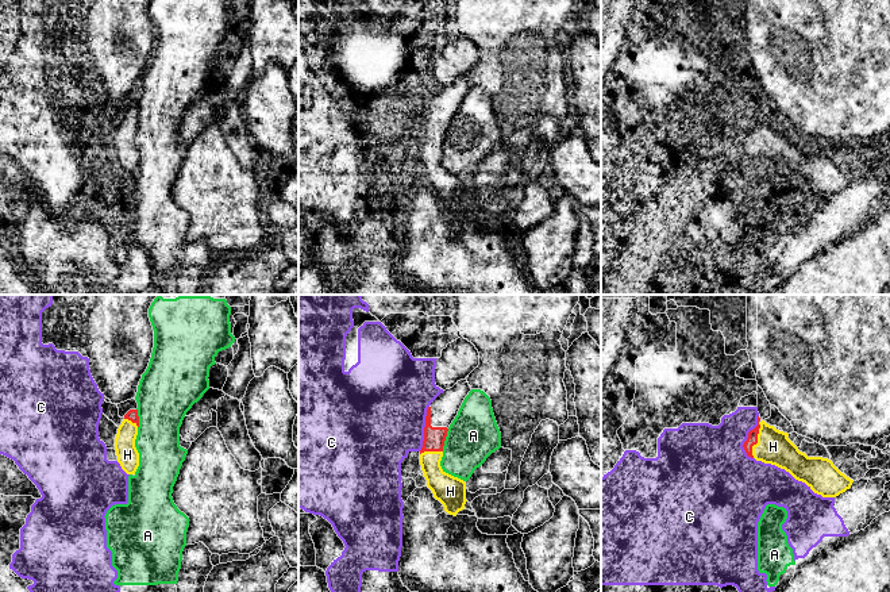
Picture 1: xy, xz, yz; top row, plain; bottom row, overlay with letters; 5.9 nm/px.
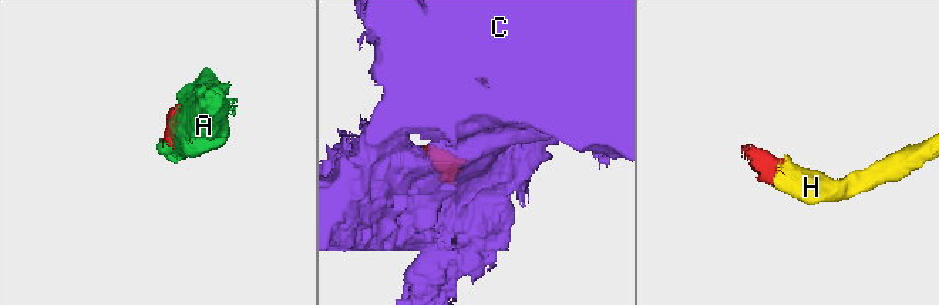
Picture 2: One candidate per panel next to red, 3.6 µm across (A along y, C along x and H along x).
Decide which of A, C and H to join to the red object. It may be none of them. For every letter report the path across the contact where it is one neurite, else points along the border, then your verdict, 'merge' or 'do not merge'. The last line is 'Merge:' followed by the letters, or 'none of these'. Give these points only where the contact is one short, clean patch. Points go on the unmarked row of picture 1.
A: do not merge
C: border along yz (758, 112), (758, 120), (743, 142), (751, 156); do not merge
H: runs through yz (752, 133), (756, 138), (773, 143); merge
Merge: H

